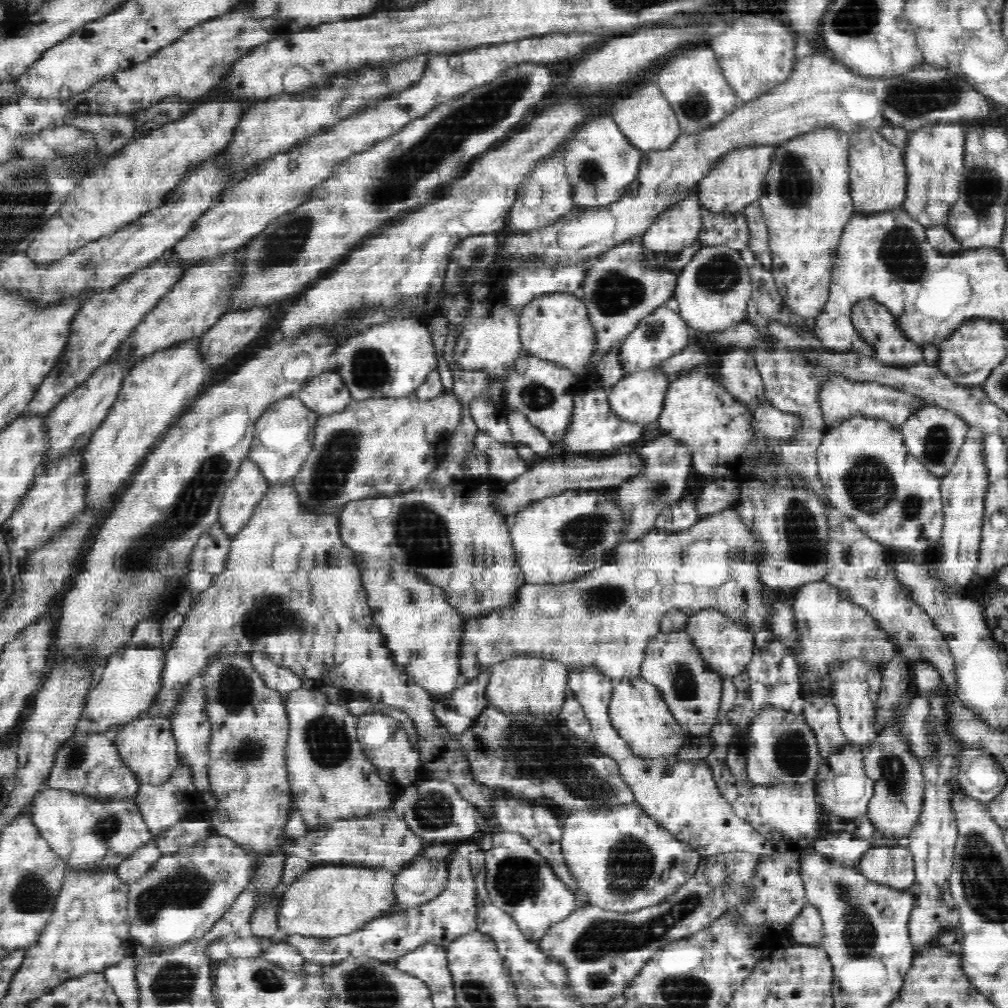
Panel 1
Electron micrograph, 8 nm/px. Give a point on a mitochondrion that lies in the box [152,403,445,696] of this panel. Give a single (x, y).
(336, 460)

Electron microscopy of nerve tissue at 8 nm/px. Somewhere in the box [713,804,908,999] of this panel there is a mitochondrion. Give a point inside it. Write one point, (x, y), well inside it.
(859, 937)

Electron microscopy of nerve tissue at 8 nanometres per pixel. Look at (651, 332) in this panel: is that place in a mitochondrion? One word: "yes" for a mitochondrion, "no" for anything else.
yes

